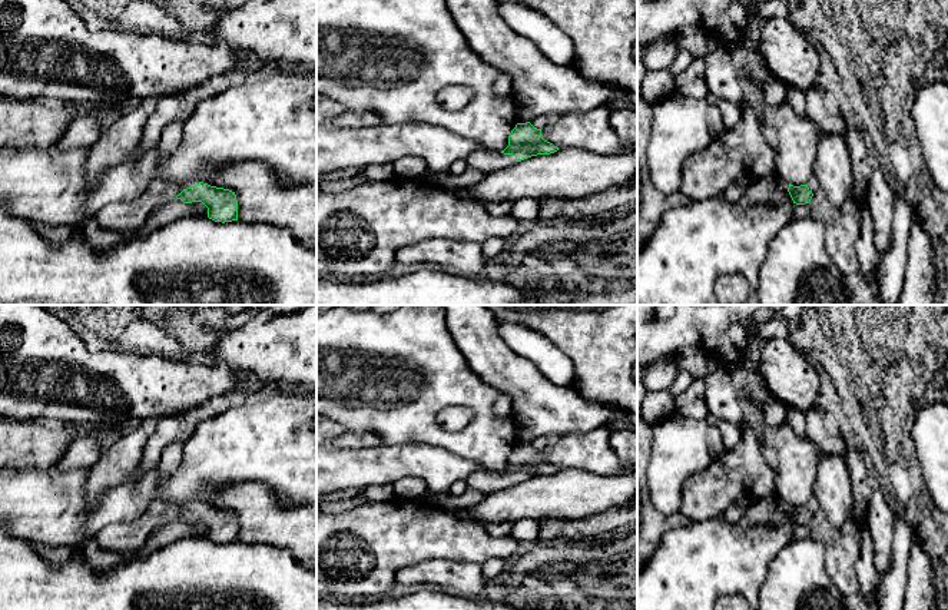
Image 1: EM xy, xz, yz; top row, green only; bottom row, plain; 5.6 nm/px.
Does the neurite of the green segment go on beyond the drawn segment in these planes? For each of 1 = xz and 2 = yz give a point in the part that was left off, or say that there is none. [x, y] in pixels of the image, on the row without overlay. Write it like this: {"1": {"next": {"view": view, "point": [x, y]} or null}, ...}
{"1": {"next": {"view": "xz", "point": [486, 481]}}, "2": {"next": {"view": "yz", "point": [812, 504]}}}

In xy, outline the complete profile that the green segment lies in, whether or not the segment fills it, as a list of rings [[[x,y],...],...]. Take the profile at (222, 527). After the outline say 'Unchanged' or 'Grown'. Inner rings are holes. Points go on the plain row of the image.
[[[165,500],[153,501],[147,511],[133,523],[105,527],[93,538],[103,550],[137,551],[147,543],[153,528],[172,518],[178,518],[183,524],[202,523],[208,528],[208,538],[215,543],[238,541],[235,513],[199,501],[173,503]]]. Grown

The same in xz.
[[[530,442],[517,444],[508,457],[508,467],[503,473],[477,471],[465,481],[468,487],[484,494],[508,488],[517,483],[537,475],[550,475],[558,468],[541,457],[541,450],[534,448]]]. Grown

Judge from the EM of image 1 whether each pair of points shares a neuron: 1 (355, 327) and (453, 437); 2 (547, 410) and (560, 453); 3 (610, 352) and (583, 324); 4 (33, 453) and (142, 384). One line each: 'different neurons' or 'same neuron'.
1: same neuron
2: different neurons
3: same neuron
4: different neurons

